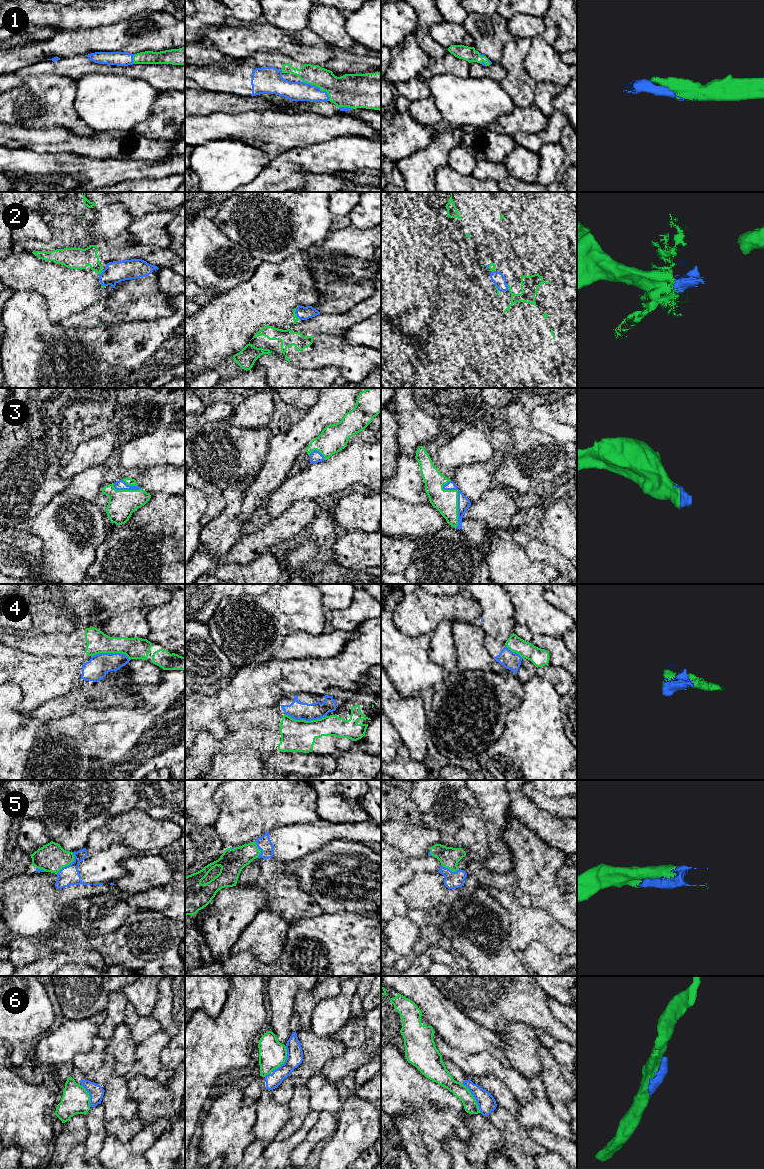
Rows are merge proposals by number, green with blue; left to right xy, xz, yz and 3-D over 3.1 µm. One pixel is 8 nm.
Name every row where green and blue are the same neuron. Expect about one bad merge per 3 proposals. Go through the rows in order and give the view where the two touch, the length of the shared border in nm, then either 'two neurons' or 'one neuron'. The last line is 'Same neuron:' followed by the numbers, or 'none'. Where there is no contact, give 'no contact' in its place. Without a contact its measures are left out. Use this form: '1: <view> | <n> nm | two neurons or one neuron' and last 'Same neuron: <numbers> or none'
1: xz | 280 nm | one neuron
2: yz | 50 nm | two neurons
3: yz | 380 nm | one neuron
4: xz | 340 nm | two neurons
5: xy | 240 nm | one neuron
6: yz | 280 nm | two neurons
Same neuron: 1, 3, 5

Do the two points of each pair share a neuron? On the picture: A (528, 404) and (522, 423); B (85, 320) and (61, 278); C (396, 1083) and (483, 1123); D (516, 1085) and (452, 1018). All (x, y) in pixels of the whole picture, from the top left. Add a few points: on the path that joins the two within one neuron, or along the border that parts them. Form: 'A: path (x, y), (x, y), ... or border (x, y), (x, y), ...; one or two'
A: border (518, 398), (526, 413); two
B: border (95, 302), (58, 321); two
C: border (465, 1112), (467, 1124), (472, 1129), (469, 1138); two
D: border (461, 1050), (467, 1053), (487, 1052), (503, 1065); two

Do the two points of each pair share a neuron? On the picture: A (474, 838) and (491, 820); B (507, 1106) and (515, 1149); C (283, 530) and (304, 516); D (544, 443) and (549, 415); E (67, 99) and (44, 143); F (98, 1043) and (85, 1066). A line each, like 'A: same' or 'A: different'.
A: different
B: same
C: same
D: different
E: different
F: same

